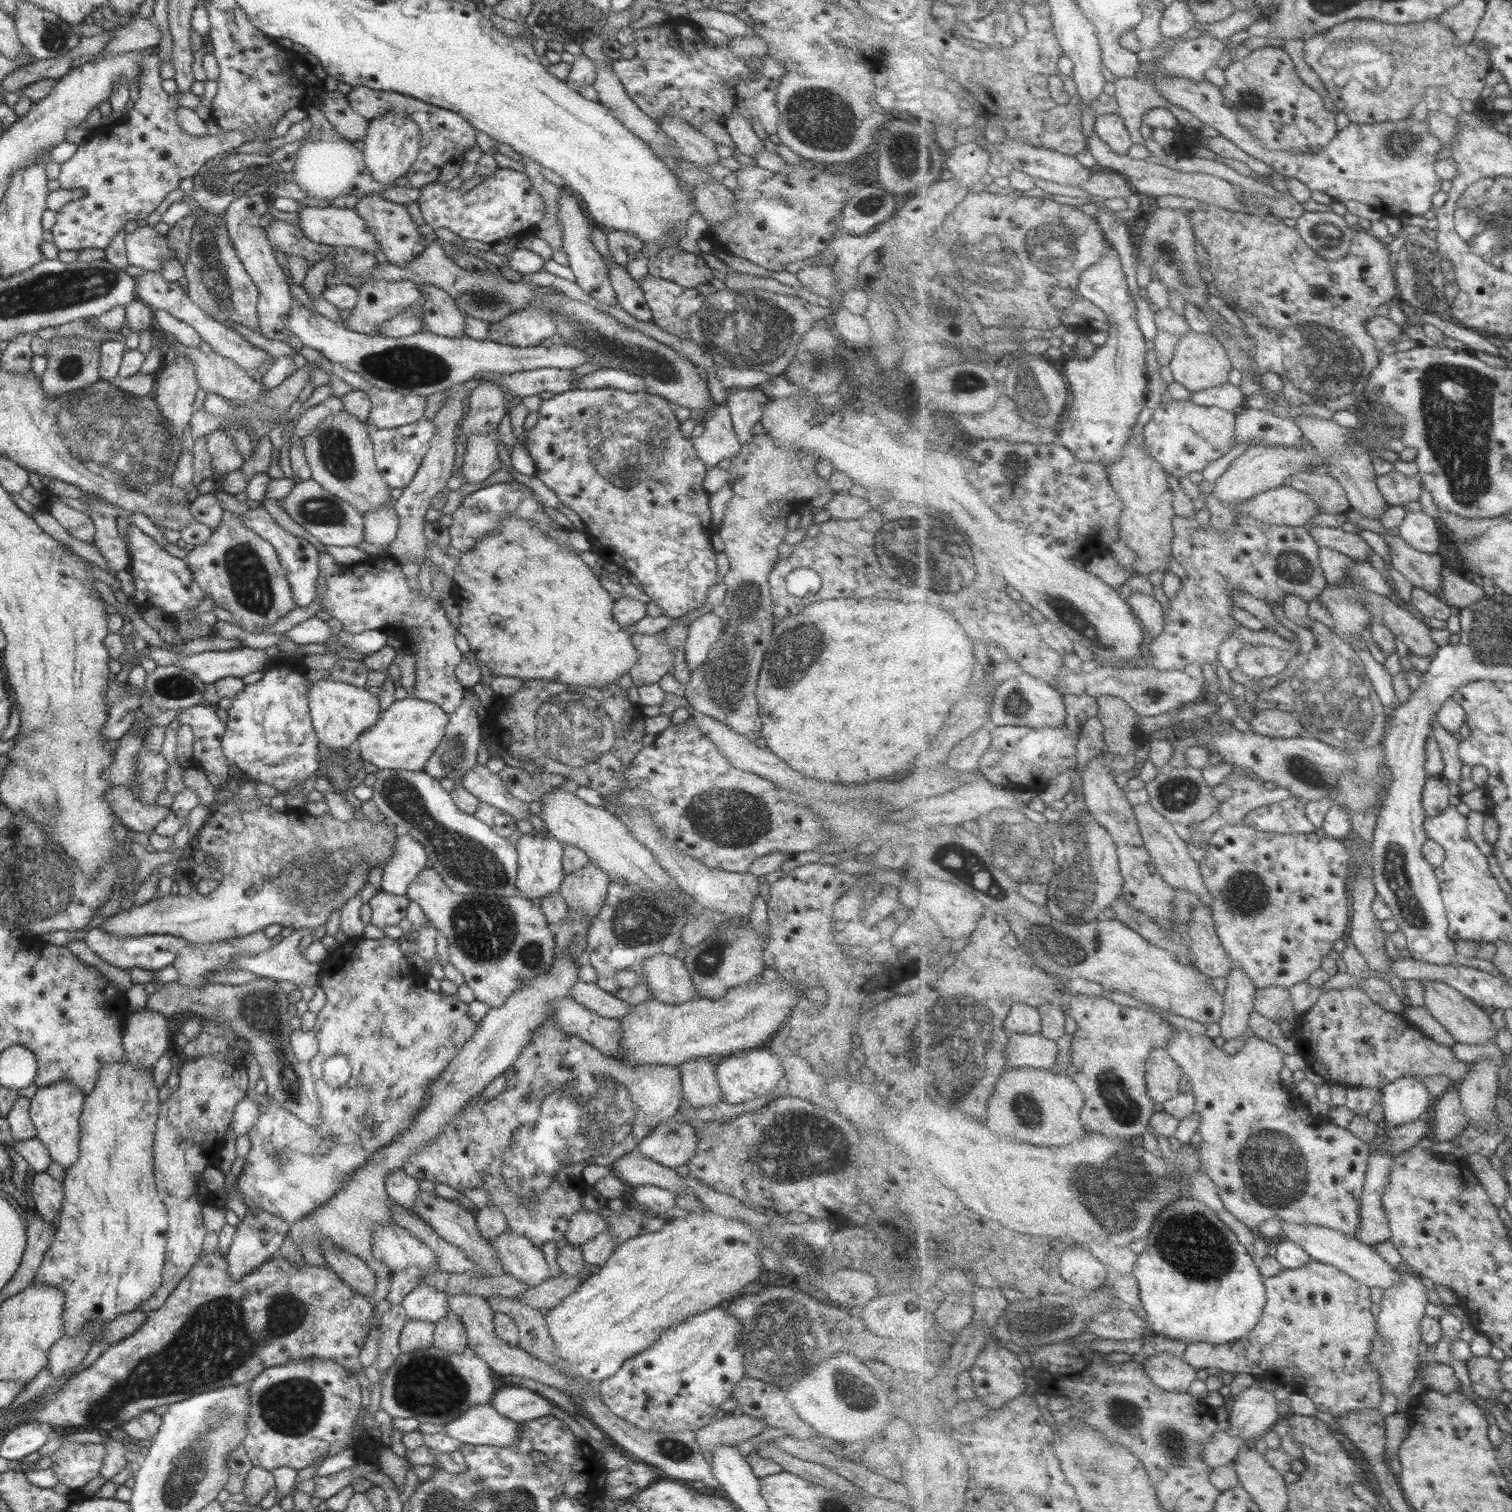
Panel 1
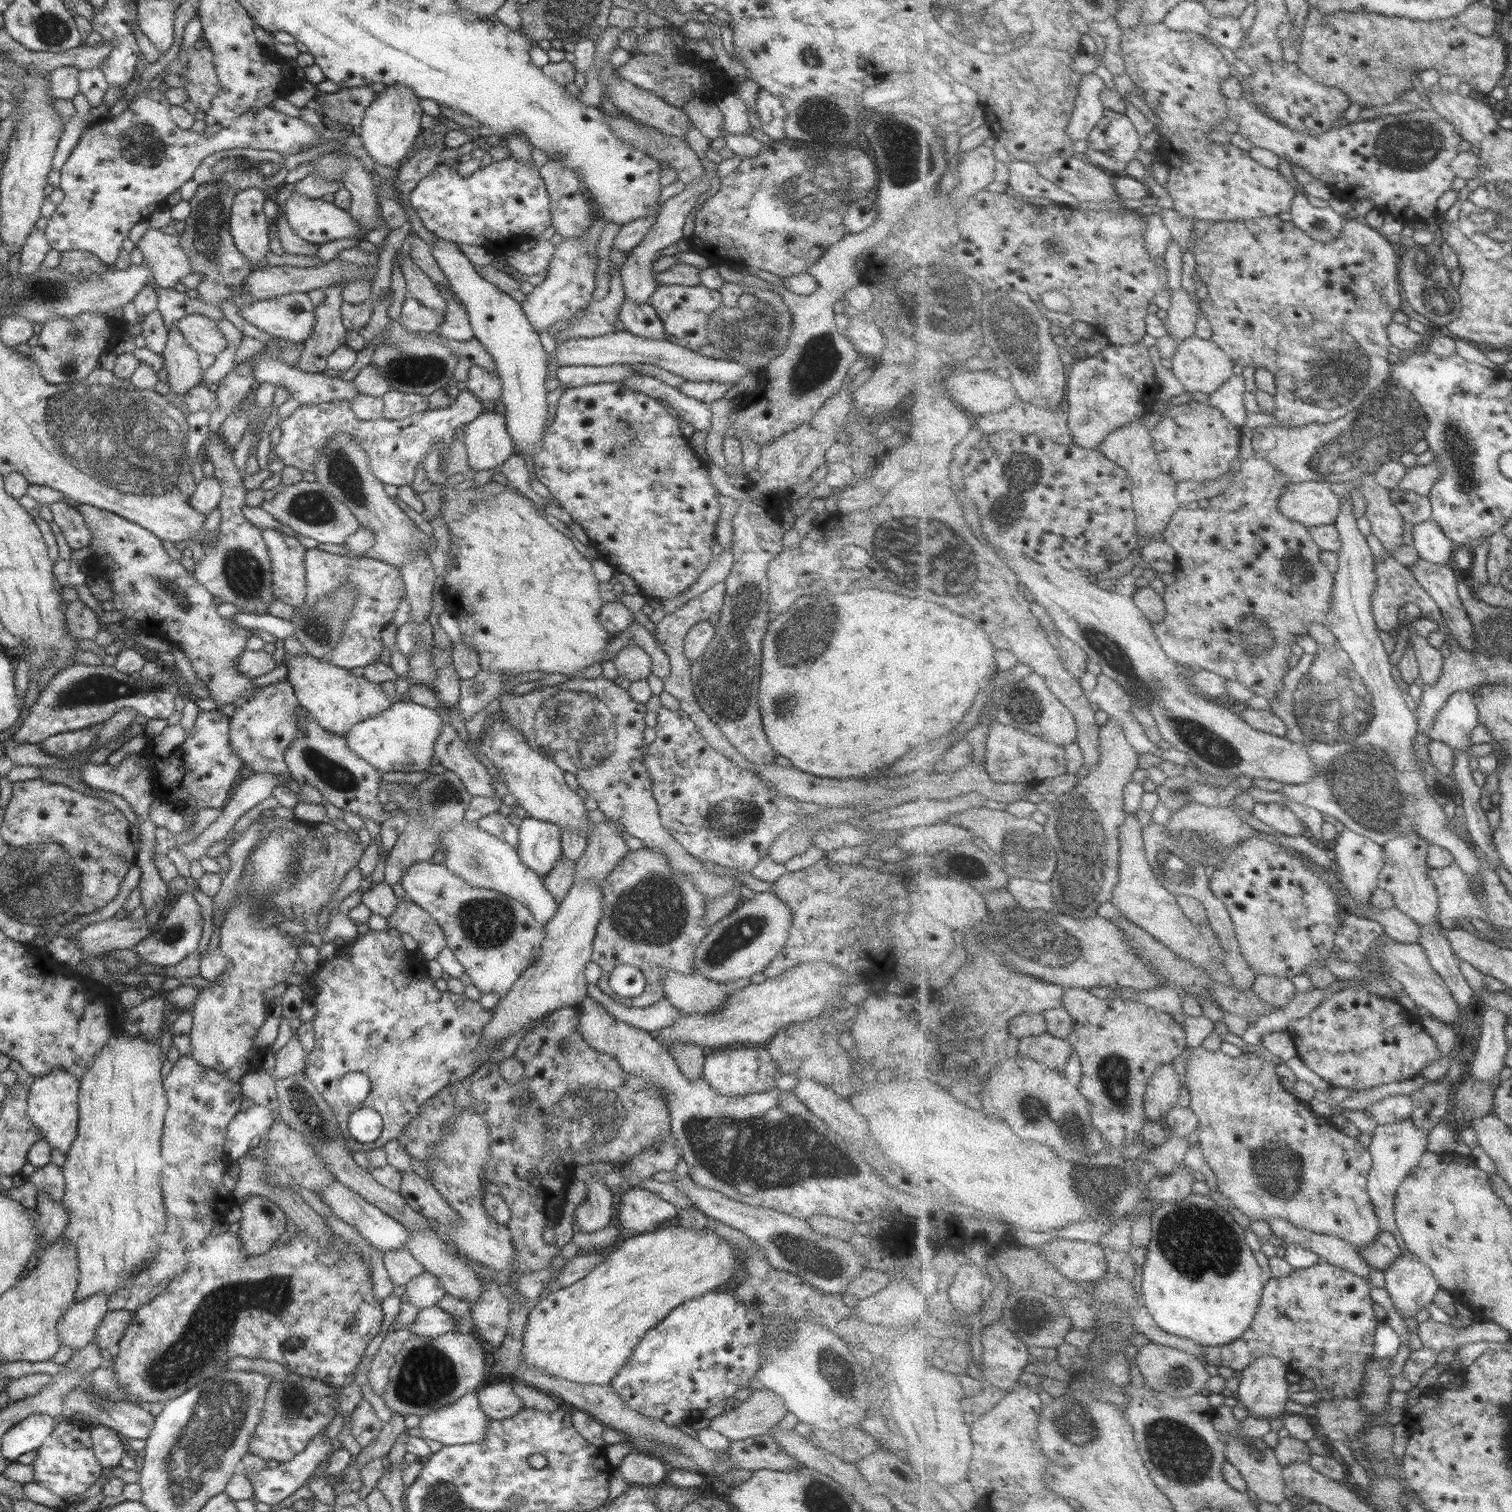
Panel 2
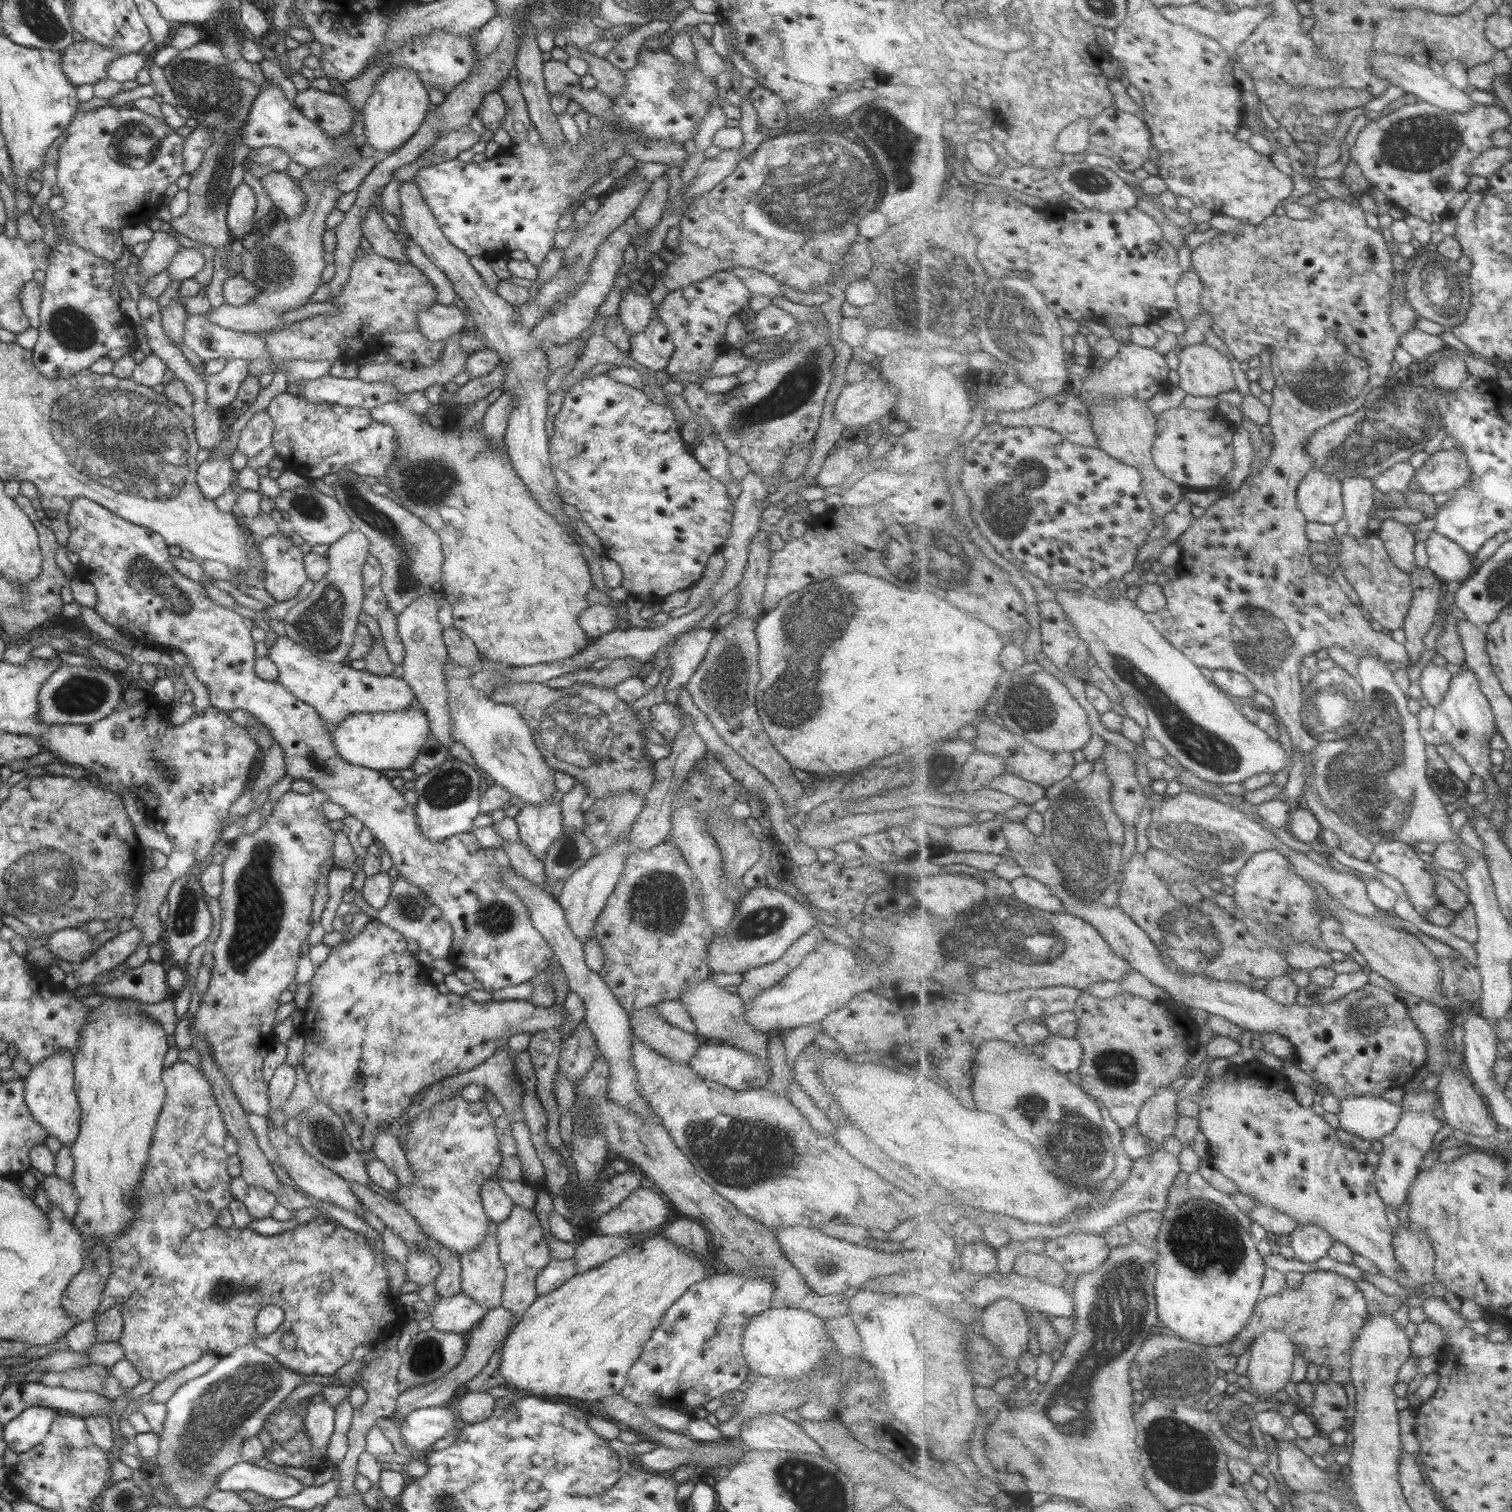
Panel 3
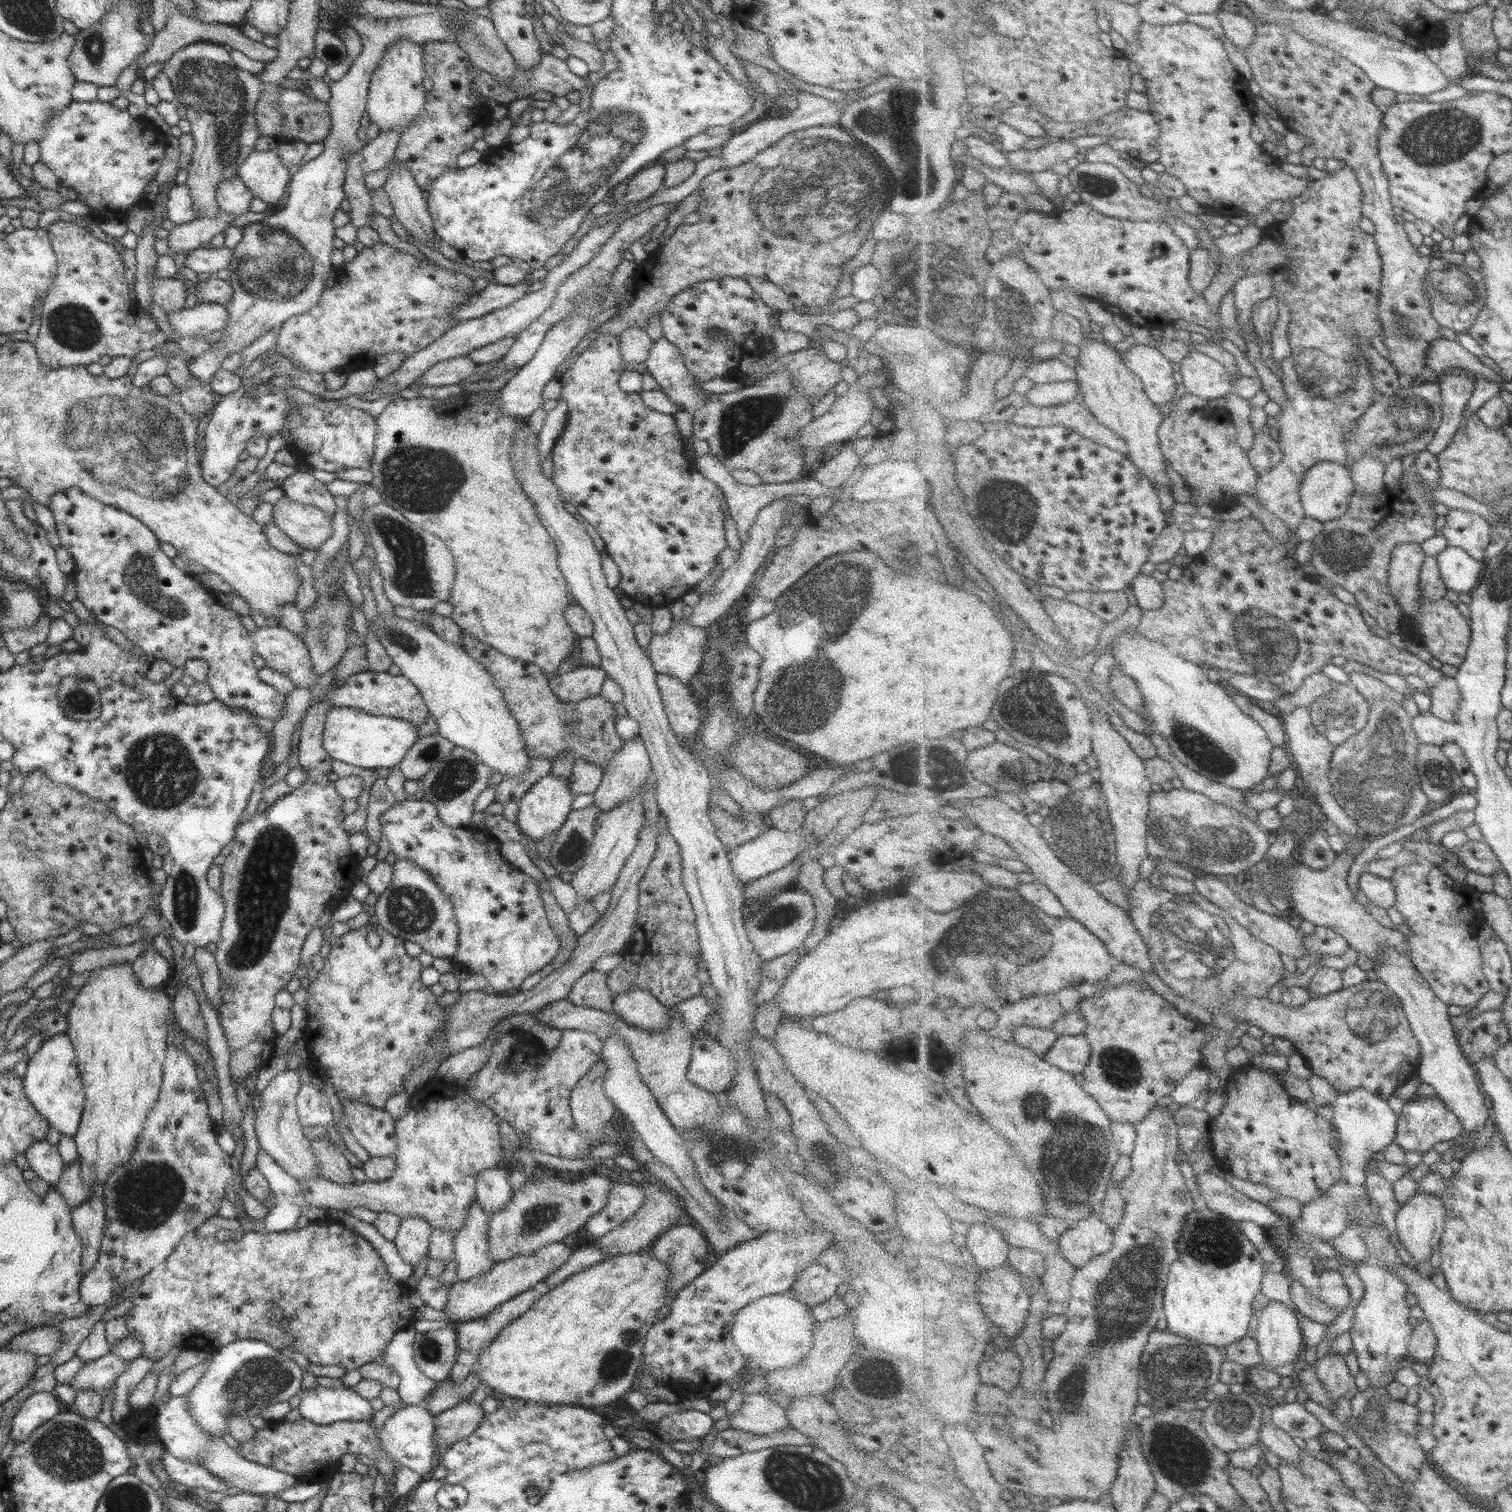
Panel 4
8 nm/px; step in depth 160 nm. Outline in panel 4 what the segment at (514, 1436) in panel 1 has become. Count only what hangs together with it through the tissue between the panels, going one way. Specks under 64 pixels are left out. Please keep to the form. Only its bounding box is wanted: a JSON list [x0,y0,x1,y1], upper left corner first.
[379,1402,436,1481]

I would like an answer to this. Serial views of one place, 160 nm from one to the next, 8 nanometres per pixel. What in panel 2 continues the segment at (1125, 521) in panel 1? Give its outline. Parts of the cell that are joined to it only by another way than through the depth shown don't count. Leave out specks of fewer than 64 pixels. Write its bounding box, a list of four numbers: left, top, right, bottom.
[1100,419,1182,540]

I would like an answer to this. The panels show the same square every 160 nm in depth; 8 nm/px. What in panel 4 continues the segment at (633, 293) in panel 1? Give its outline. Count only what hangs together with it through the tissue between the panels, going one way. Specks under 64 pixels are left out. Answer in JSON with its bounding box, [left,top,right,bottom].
[644,337,709,413]

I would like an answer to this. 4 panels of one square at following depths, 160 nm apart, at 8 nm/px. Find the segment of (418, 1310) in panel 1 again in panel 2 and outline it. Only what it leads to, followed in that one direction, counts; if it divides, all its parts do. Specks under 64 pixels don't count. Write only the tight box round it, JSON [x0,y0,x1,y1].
[406,1271,445,1308]

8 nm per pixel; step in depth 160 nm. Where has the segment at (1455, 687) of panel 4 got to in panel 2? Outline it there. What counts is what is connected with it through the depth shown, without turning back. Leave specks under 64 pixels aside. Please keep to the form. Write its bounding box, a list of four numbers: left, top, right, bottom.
[1408,636,1445,684]

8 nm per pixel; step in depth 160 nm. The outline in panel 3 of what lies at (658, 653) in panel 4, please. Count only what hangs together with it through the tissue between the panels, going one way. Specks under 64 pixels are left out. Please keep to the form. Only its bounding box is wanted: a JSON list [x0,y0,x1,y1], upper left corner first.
[665,628,714,703]

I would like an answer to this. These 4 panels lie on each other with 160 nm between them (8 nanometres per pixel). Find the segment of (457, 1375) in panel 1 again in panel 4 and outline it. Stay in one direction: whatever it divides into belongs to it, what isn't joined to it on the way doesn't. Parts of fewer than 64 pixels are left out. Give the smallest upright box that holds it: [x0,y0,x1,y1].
[413,1326,459,1384]

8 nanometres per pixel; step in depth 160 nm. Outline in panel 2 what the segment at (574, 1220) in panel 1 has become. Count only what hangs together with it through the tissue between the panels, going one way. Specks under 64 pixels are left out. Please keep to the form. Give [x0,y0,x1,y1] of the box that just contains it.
[575,1176,616,1233]

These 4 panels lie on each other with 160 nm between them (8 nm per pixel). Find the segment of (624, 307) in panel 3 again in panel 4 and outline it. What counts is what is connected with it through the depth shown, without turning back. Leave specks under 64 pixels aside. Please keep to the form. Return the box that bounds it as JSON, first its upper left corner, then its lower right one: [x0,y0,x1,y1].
[619,328,653,369]

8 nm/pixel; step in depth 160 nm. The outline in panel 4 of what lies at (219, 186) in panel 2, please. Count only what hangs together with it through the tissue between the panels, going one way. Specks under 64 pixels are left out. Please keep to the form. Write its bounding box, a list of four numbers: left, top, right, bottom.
[163,41,261,218]

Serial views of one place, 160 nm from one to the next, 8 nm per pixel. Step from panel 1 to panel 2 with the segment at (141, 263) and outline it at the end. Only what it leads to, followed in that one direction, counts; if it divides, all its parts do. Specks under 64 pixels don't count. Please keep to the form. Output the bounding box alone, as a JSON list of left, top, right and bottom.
[138,227,191,288]

